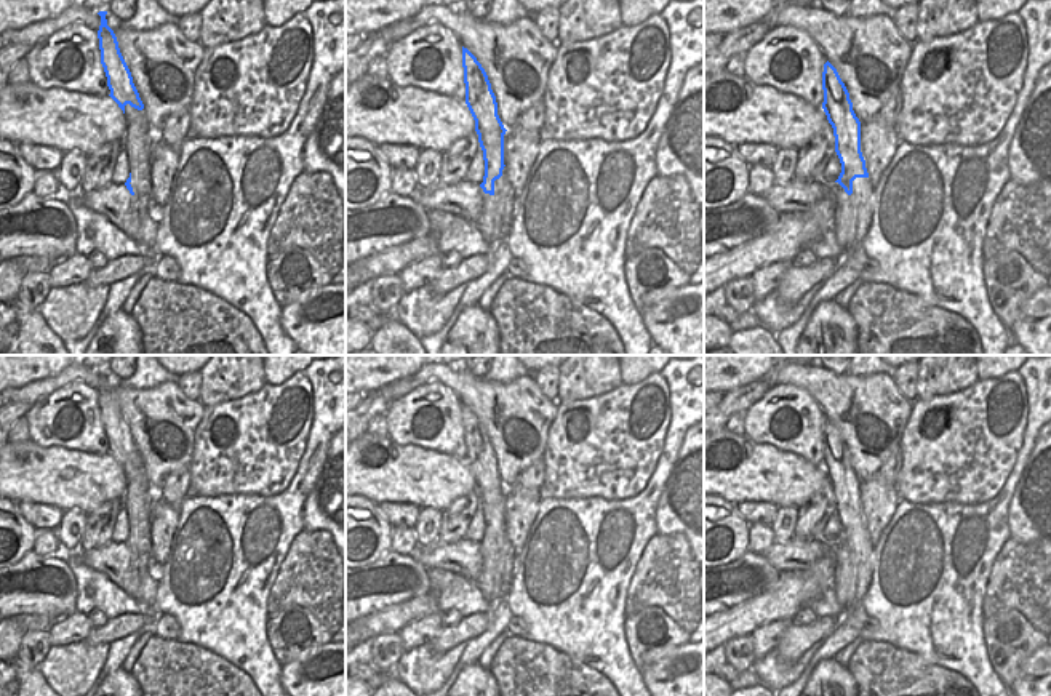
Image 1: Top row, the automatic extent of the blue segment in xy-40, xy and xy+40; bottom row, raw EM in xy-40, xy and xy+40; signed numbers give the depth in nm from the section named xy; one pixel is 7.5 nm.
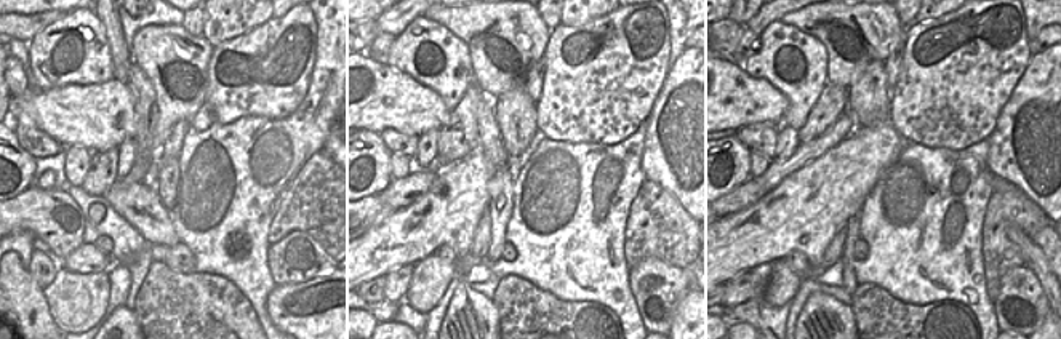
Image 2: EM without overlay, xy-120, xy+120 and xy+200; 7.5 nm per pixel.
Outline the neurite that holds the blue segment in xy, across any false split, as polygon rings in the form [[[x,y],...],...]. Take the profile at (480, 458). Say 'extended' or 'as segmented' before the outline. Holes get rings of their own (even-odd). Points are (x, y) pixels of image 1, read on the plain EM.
as segmented | [[[462,405],[462,426],[466,442],[466,462],[475,478],[475,490],[483,509],[485,534],[480,546],[494,554],[494,539],[504,528],[504,493],[506,486],[498,474],[496,454],[482,422]]]

